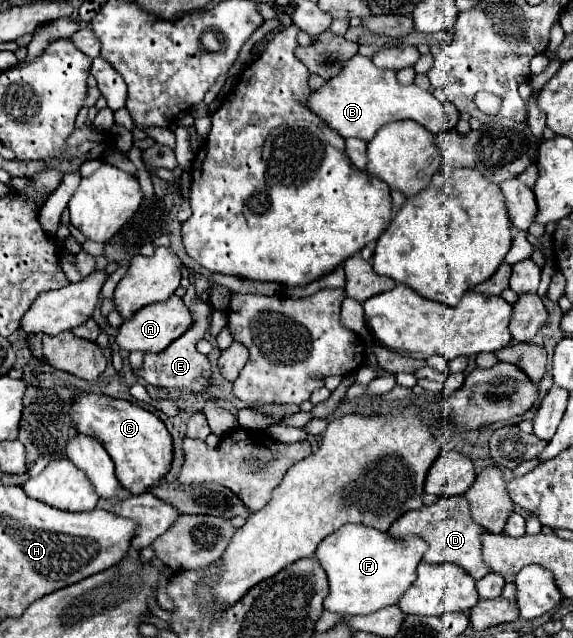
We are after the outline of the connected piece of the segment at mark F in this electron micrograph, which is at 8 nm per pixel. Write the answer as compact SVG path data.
M350 523L340 527L336 533L328 535L314 553L328 579L328 597L324 599L324 609L348 617L368 615L382 607L394 605L414 581L416 567L426 549L428 545L420 537L406 537L398 541L388 533L364 525Z

